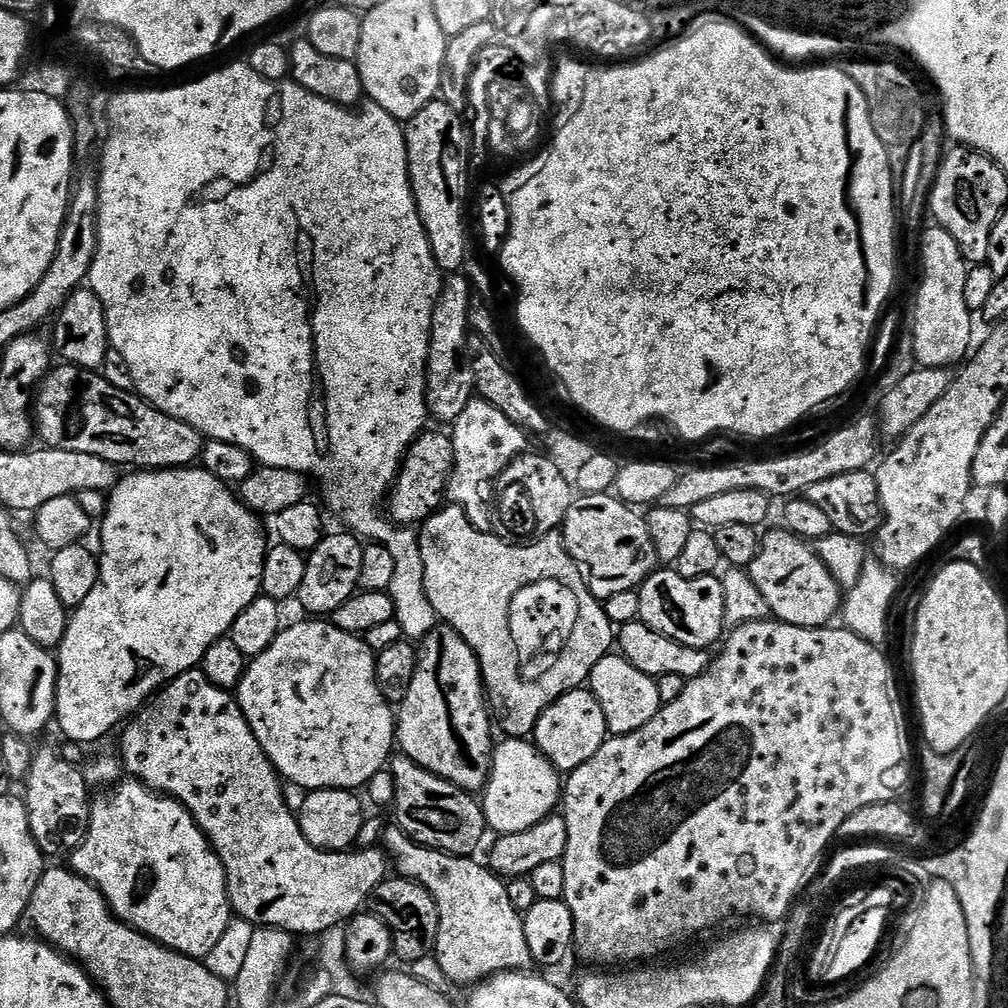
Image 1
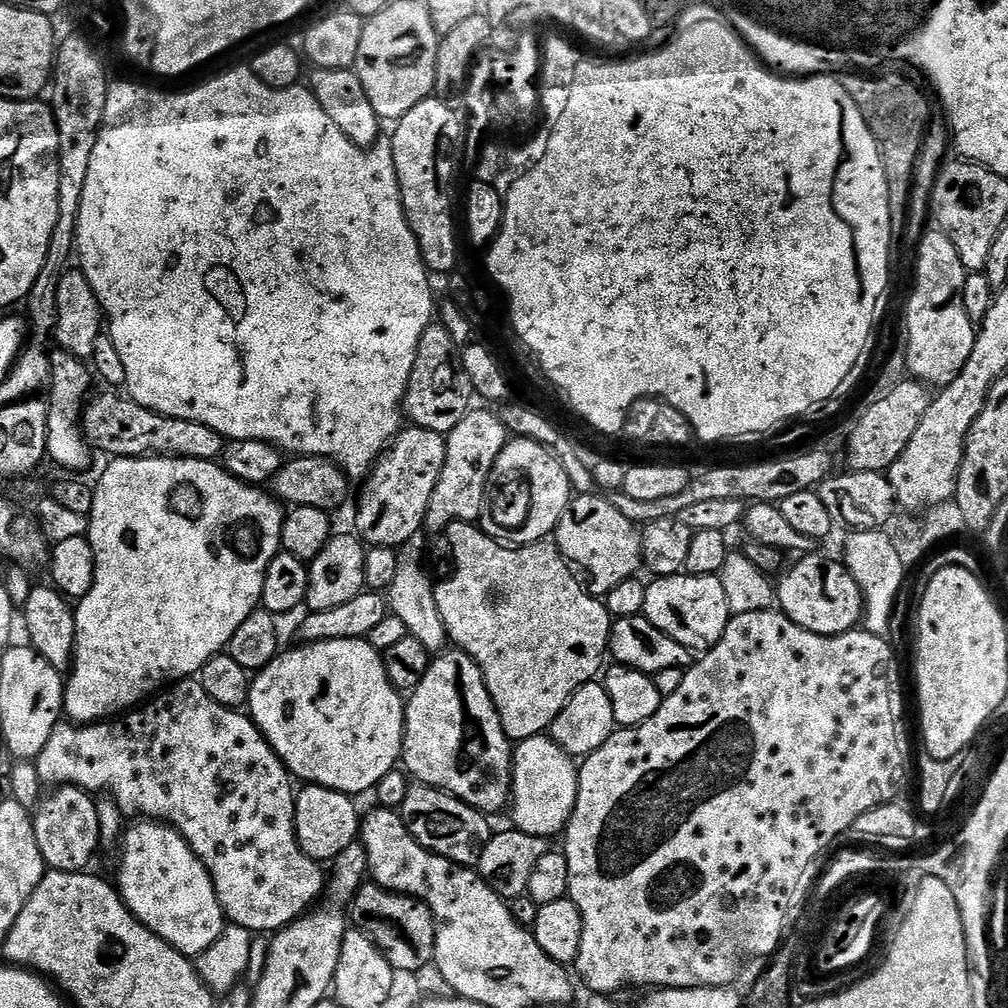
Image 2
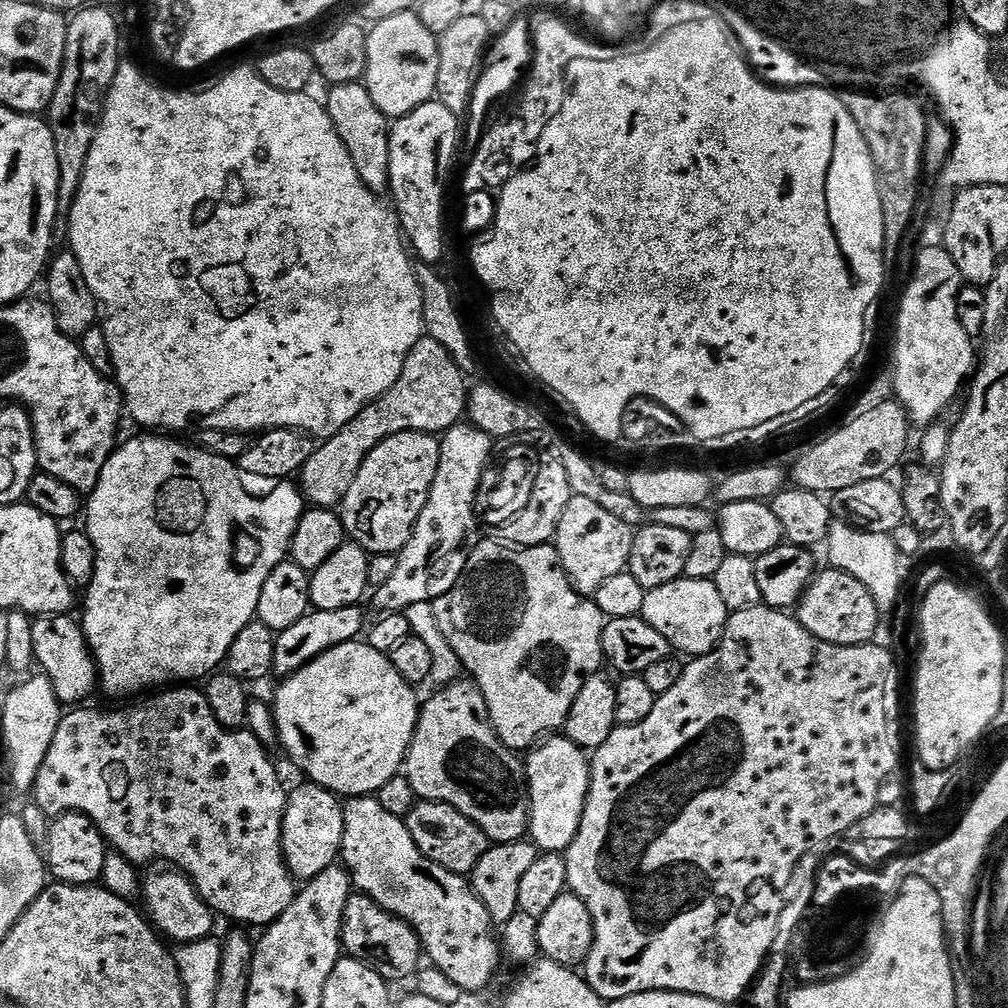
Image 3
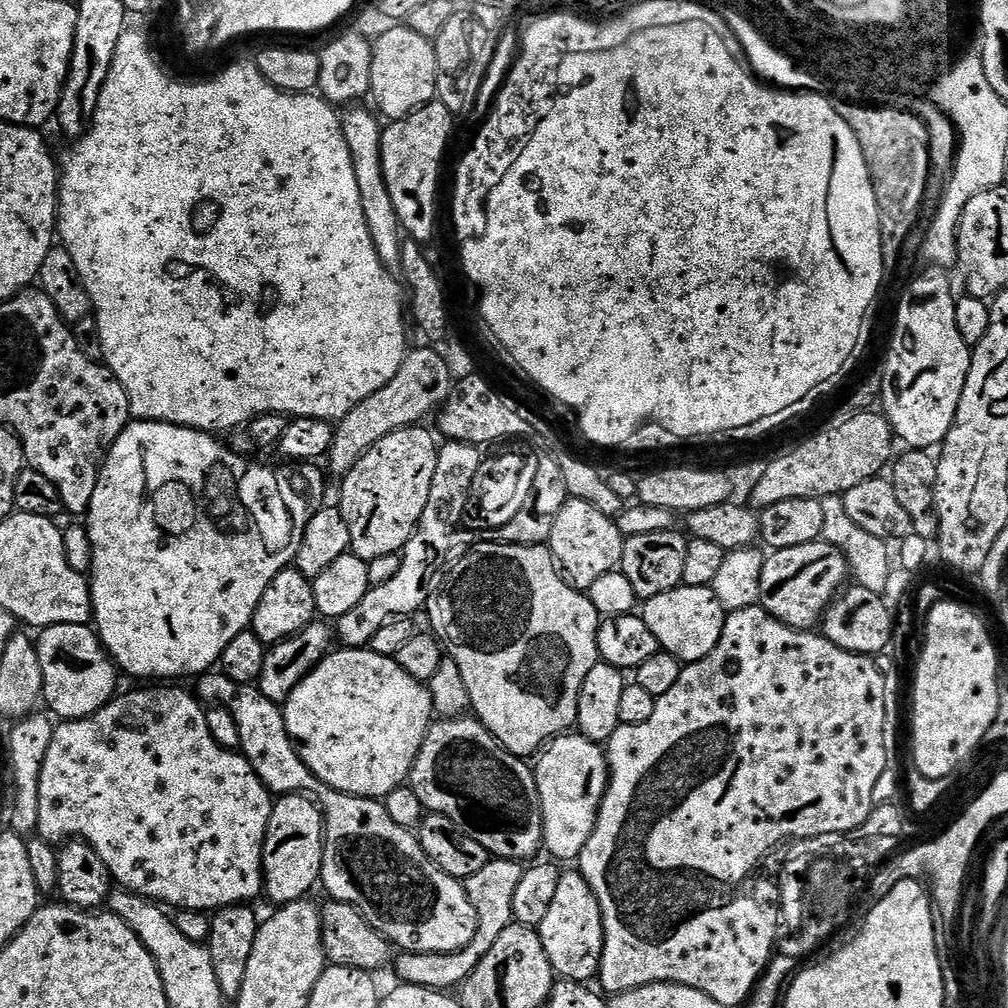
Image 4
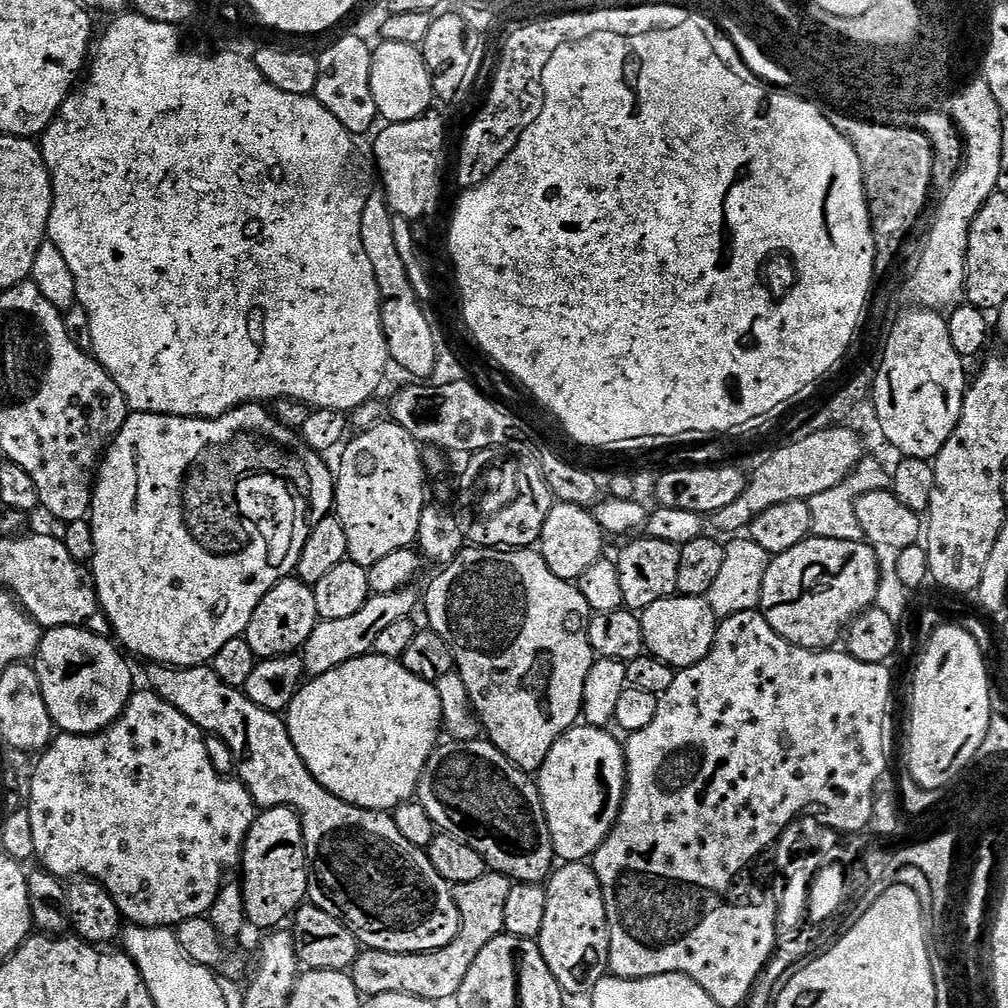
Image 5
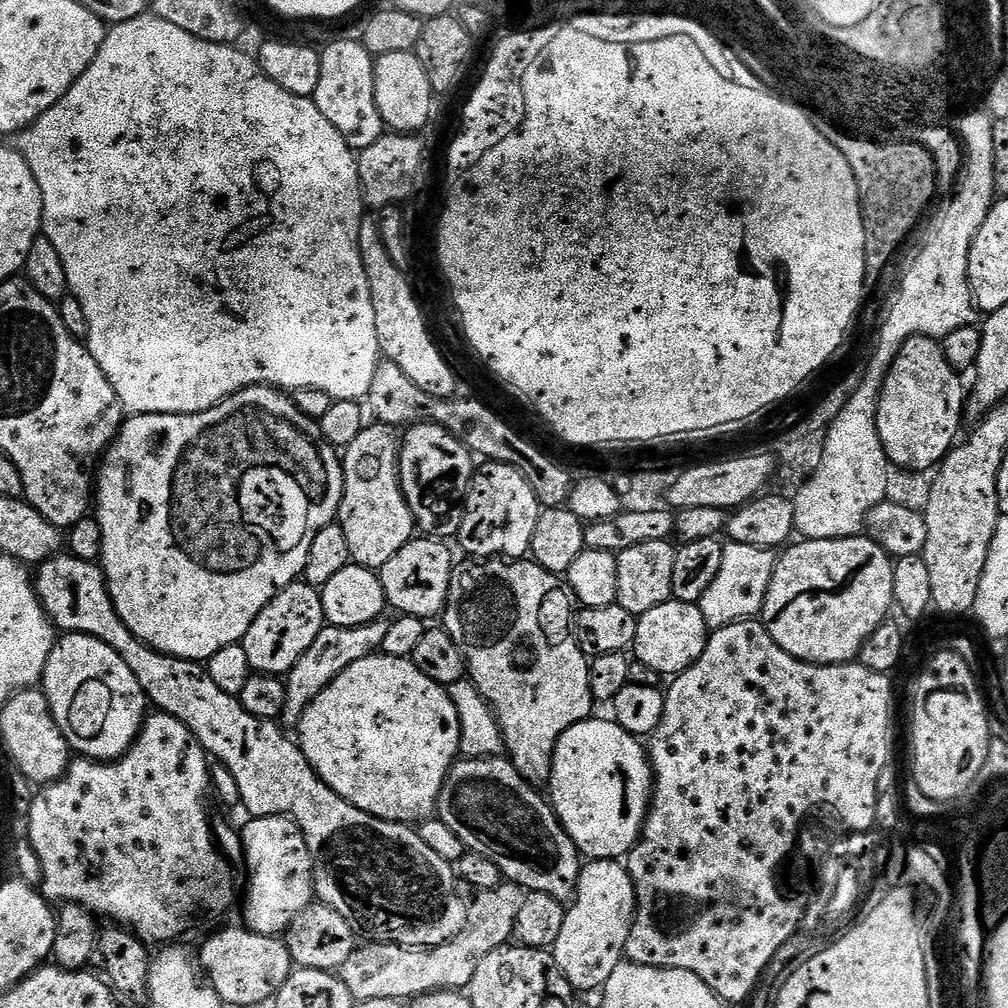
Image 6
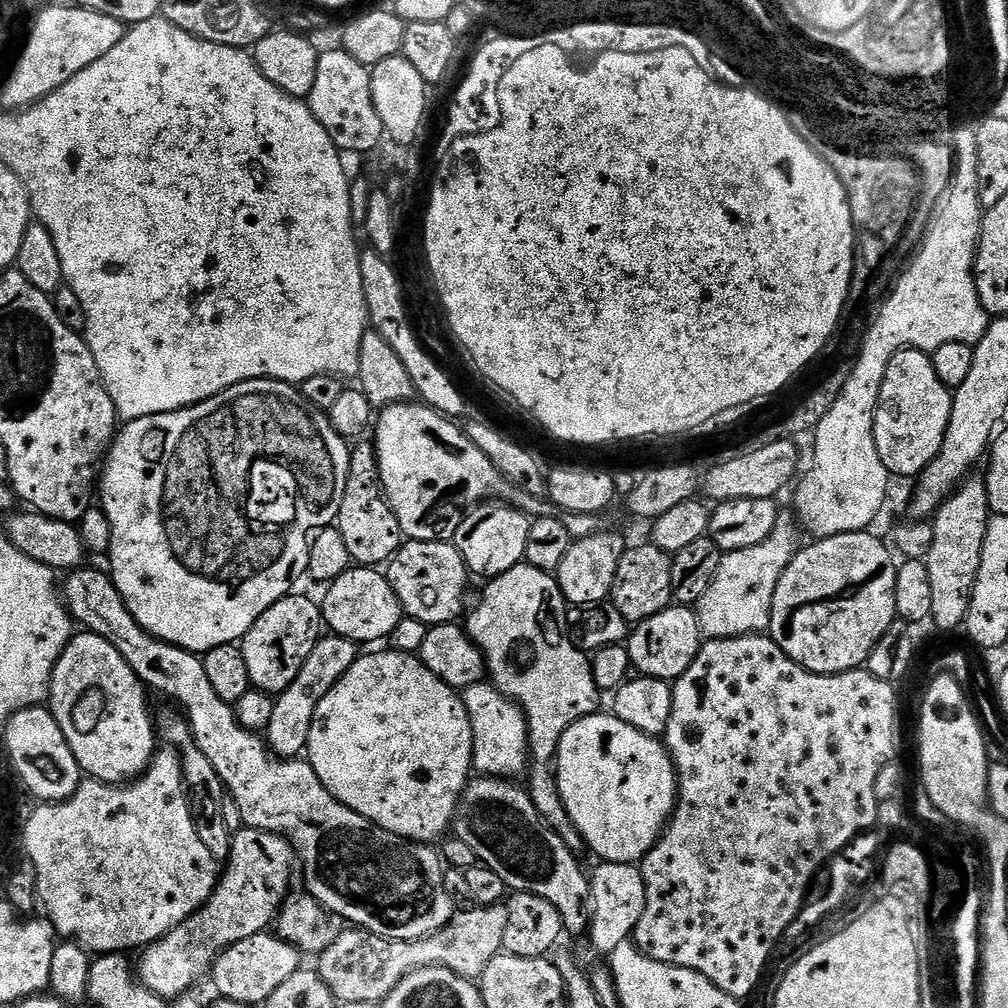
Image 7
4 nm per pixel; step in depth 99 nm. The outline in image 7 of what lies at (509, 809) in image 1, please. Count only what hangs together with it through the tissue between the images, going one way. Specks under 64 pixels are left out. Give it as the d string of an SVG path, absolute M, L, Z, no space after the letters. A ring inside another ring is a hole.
M593 714L574 722L556 751L554 771L562 802L582 834L585 845L600 855L601 861L609 864L636 864L659 842L668 827L678 799L676 765L668 749L657 737L642 734L614 714Z

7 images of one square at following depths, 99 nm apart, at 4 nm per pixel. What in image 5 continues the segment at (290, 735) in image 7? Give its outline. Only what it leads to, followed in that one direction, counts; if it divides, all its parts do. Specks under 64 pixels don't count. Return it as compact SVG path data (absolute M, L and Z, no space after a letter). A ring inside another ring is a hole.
M409 586L401 588L398 592L390 594L382 594L381 596L372 594L362 606L362 610L358 610L358 614L350 614L346 618L334 618L333 620L321 620L319 624L314 626L314 634L310 634L310 638L304 643L302 655L304 658L304 671L309 677L321 676L326 674L326 670L334 670L334 666L338 666L342 662L350 662L354 658L362 658L369 655L375 649L378 642L378 634L382 634L382 630L386 630L386 626L399 620L407 620L413 615L412 611L418 608L418 592L416 596L415 587Z

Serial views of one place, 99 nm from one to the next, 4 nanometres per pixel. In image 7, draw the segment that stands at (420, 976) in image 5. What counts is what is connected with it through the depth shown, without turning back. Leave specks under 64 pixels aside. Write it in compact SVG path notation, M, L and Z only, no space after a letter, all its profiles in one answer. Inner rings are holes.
M503 903L490 908L472 906L469 909L469 912L457 911L445 928L422 940L387 940L363 930L347 930L341 936L340 933L333 935L330 946L318 956L322 982L326 982L330 994L341 1005L366 1002L369 1006L376 1006L413 968L439 966L470 981L479 981L486 966L490 966L495 956L501 955L508 909Z

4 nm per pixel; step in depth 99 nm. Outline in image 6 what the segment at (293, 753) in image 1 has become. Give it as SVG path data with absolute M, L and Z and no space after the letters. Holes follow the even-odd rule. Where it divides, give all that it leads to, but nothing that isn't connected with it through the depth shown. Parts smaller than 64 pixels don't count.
M377 654L354 662L354 666L346 666L306 706L298 731L304 757L334 794L374 818L405 826L429 819L437 811L448 771L461 755L458 710L454 710L447 687L434 682L434 678L426 678L411 658L403 660Z

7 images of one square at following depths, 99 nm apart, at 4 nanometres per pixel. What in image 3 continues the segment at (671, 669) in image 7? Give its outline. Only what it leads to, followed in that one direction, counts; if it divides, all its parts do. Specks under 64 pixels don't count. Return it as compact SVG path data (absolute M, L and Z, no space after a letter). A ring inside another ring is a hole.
M687 578L647 589L640 611L645 622L654 626L677 653L685 652L688 658L705 656L716 649L728 625L729 615L726 602L722 602L722 594L718 594L718 586L713 581Z

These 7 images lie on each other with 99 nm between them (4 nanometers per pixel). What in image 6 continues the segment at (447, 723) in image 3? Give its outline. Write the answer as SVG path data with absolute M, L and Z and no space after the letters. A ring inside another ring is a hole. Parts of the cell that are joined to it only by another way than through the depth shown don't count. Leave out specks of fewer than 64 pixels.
M503 755L460 758L448 771L440 791L438 819L446 822L446 826L450 826L450 830L462 838L467 851L490 858L507 883L528 892L546 892L549 896L564 898L564 895L567 897L573 891L576 879L580 877L582 860L556 813L552 811L551 803L540 795L537 789L524 781L522 774L518 774L511 760Z

